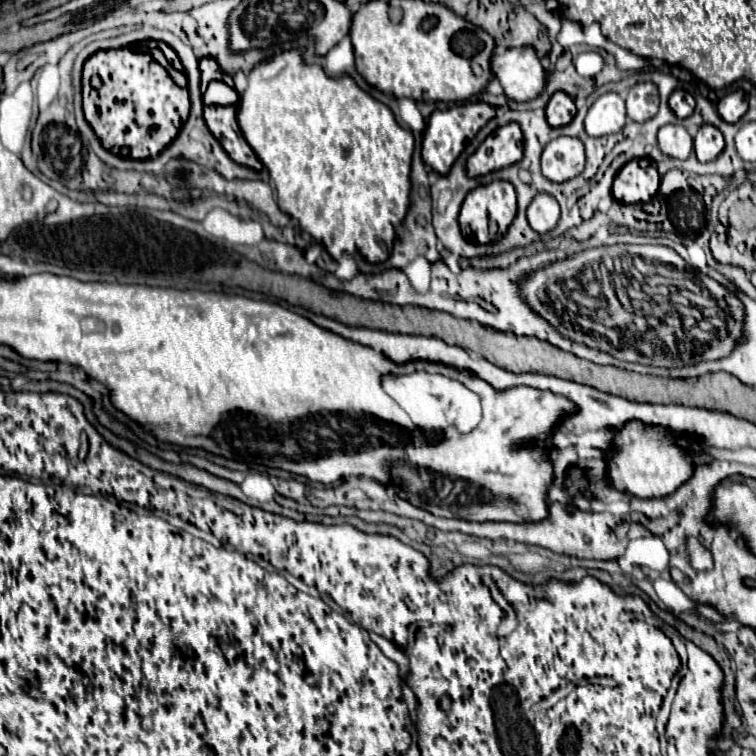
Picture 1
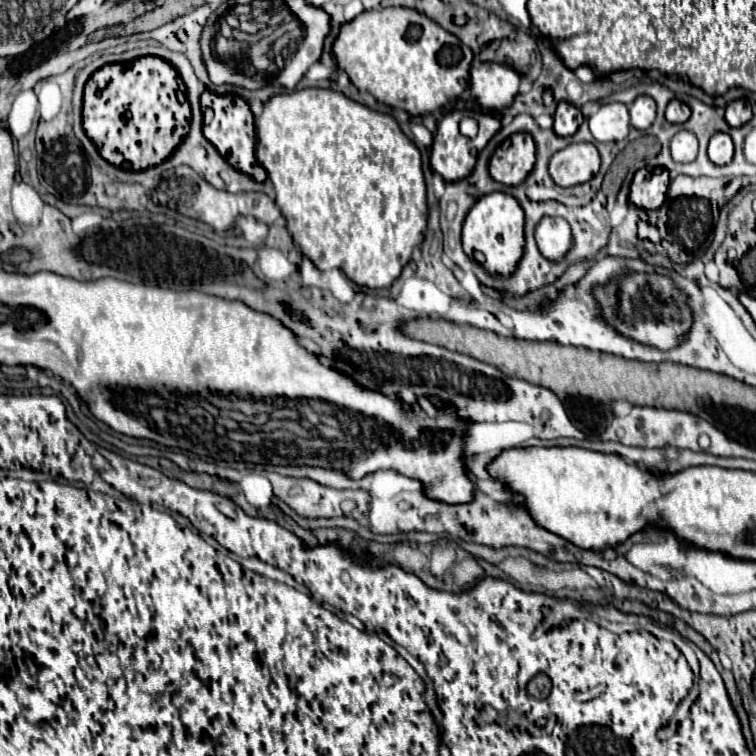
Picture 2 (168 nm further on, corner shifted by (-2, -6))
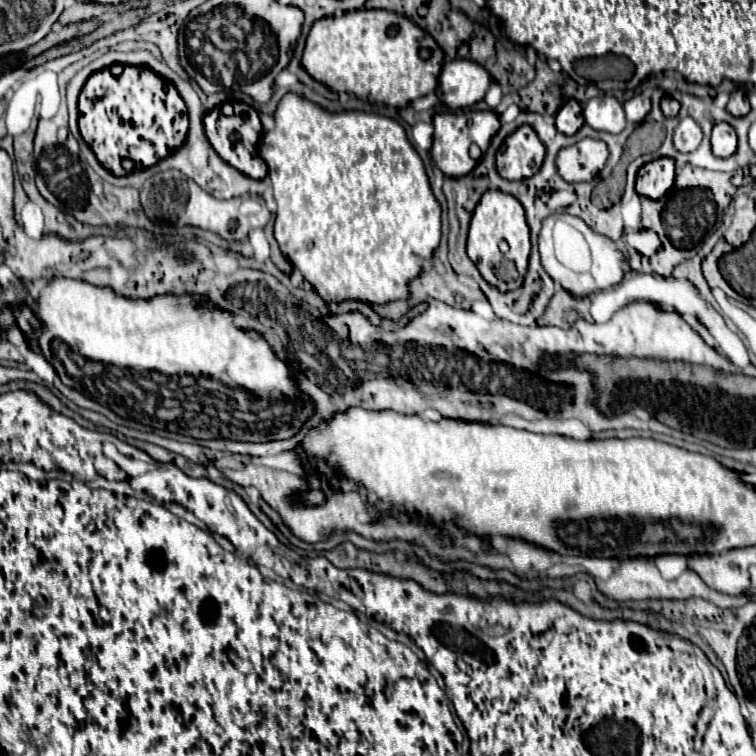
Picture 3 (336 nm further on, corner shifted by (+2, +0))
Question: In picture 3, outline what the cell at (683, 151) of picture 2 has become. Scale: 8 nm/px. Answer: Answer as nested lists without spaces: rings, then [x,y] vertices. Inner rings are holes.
[[[685,117],[685,119],[681,119],[681,123],[675,129],[673,145],[679,153],[691,153],[701,143],[701,137],[703,137],[701,127],[691,117]]]

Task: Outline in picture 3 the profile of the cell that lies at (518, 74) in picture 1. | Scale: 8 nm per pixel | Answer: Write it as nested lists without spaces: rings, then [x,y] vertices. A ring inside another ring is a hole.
[[[455,59],[443,65],[439,75],[441,101],[453,109],[479,103],[495,83],[491,73],[469,59]]]

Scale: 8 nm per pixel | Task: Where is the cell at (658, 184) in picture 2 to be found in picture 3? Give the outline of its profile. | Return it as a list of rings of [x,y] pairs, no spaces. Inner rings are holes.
[[[657,157],[639,169],[635,191],[643,197],[659,199],[673,187],[673,179],[675,179],[673,159]]]

